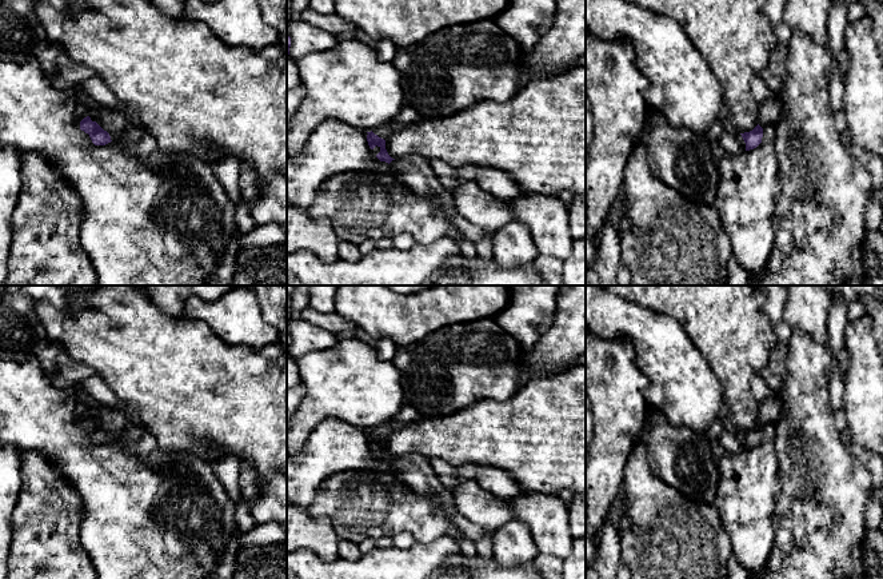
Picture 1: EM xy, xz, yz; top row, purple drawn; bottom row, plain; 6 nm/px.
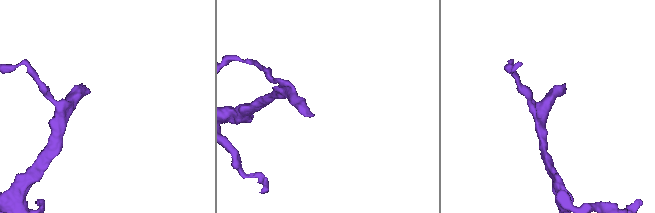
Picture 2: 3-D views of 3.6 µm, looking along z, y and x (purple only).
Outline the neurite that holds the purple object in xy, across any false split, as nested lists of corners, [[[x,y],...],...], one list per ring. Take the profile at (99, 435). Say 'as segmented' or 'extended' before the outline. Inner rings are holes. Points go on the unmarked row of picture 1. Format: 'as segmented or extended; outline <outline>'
extended; outline [[[112,408],[100,410],[95,420],[89,415],[80,420],[80,428],[89,434],[95,444],[111,442],[112,434],[127,428],[129,424],[131,422],[123,411]]]

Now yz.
extended; outline [[[778,396],[759,402],[758,424],[750,431],[740,432],[746,442],[746,450],[754,448],[762,442],[763,427],[767,423],[778,423],[780,414],[782,402]]]

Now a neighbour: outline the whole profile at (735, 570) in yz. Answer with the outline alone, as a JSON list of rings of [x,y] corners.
[[[734,552],[727,562],[727,579],[752,579],[751,574],[740,564]]]

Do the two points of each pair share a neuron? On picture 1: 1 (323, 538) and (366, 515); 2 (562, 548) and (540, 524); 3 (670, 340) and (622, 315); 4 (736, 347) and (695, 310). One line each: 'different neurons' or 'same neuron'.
1: different neurons
2: same neuron
3: same neuron
4: same neuron

